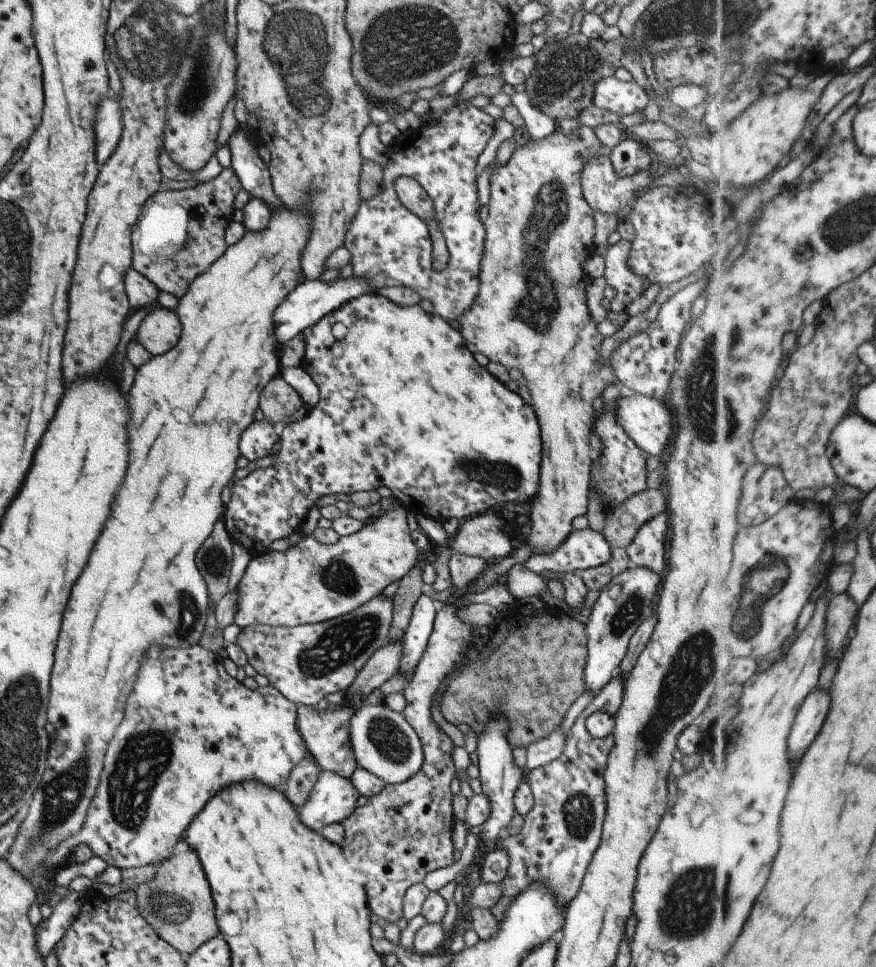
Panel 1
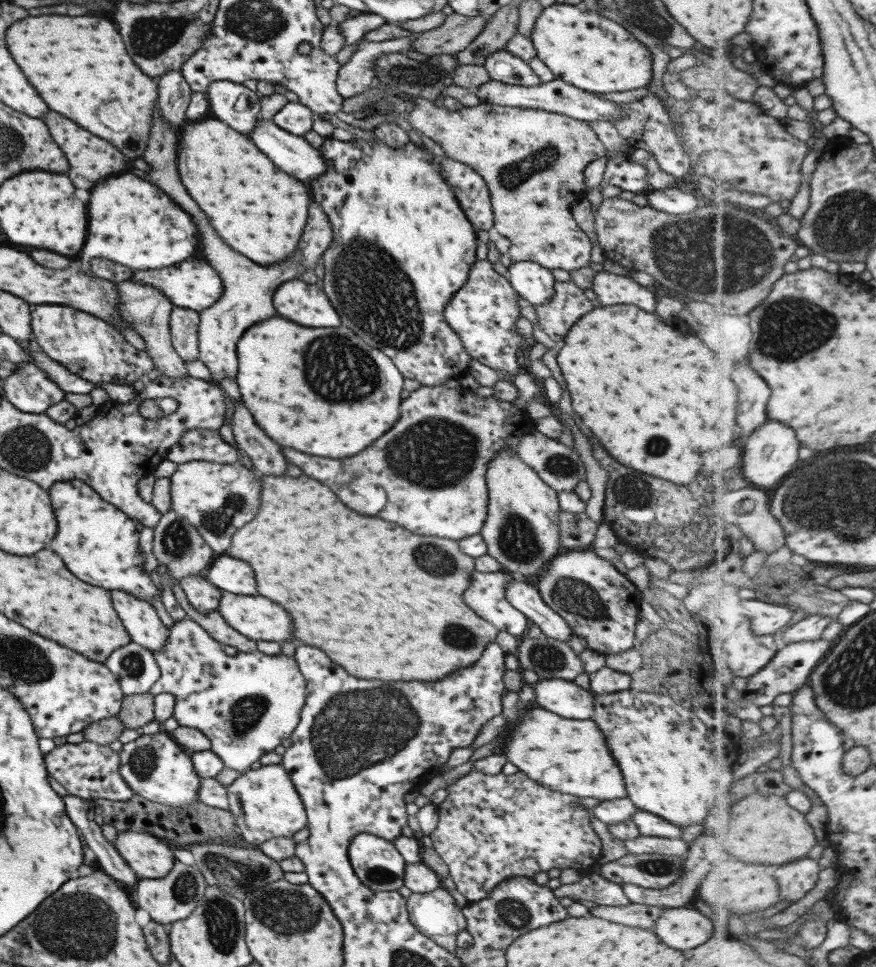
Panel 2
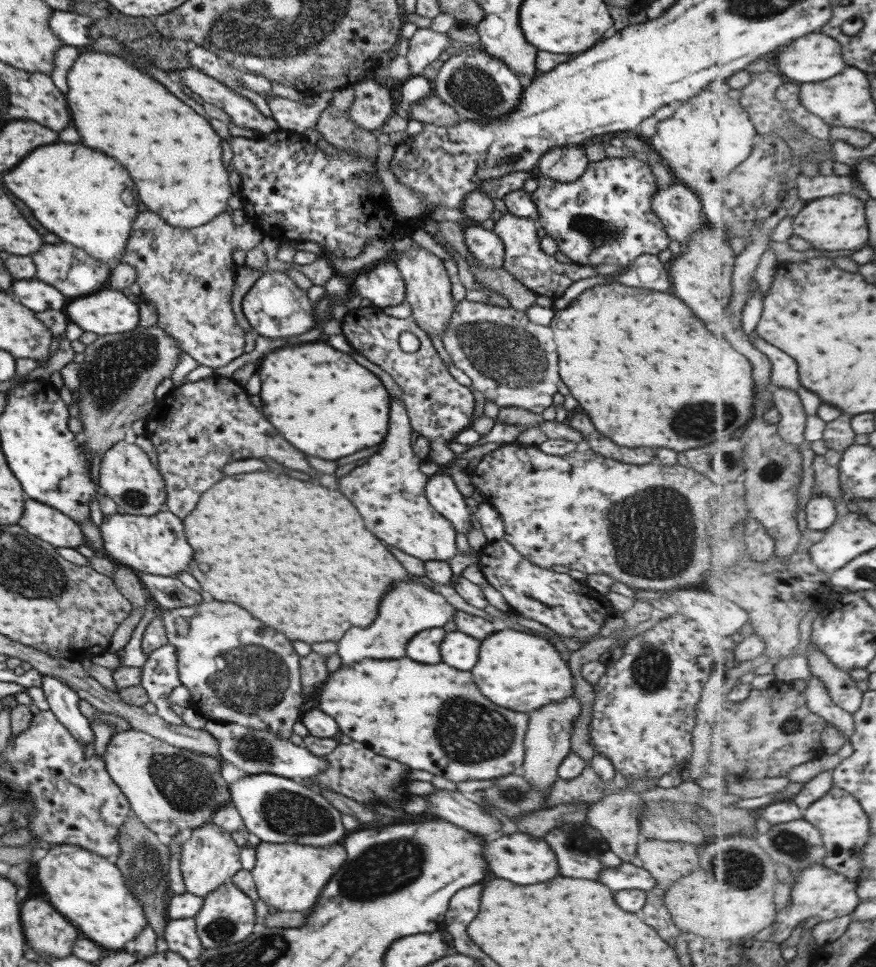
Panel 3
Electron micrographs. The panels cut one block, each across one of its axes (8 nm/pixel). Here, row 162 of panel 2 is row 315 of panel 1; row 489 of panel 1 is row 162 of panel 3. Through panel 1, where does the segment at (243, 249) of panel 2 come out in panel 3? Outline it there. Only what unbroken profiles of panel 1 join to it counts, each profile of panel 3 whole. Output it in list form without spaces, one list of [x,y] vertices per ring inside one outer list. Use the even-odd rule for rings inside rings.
[[[92,51],[81,54],[67,72],[67,86],[69,92],[65,98],[81,142],[119,160],[119,164],[127,168],[139,200],[147,206],[147,210],[161,216],[167,224],[179,228],[198,227],[225,213],[227,200],[232,193],[227,168],[221,162],[221,140],[203,116],[193,112],[155,80],[143,76],[108,53]]]

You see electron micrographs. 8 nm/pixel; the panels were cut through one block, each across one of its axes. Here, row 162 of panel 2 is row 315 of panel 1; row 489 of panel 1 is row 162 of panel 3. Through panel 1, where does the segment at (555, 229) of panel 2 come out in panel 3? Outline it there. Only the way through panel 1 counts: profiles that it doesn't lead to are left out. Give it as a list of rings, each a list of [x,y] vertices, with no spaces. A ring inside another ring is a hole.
[[[578,146],[555,147],[544,152],[537,160],[537,170],[543,177],[567,183],[578,180],[588,160]]]

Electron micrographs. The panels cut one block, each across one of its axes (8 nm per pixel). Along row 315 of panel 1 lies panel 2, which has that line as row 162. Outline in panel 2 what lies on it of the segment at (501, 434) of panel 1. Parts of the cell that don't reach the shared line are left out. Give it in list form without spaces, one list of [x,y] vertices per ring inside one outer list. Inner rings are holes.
[[[329,137],[323,140],[317,151],[319,151],[321,158],[325,159],[327,168],[325,168],[325,172],[319,174],[317,179],[307,181],[307,184],[311,188],[311,198],[321,206],[321,210],[329,218],[329,225],[333,230],[333,240],[331,240],[329,248],[323,252],[323,256],[321,256],[323,258],[323,270],[325,270],[321,288],[327,294],[327,298],[329,298],[331,306],[335,308],[337,316],[341,318],[341,324],[345,324],[353,334],[357,334],[371,348],[379,348],[398,368],[403,379],[409,378],[409,380],[419,382],[421,386],[434,387],[443,385],[445,380],[458,379],[461,375],[466,374],[467,366],[469,366],[469,361],[472,358],[465,352],[459,337],[445,322],[443,308],[451,300],[451,296],[465,284],[469,267],[476,259],[475,248],[479,242],[476,237],[476,231],[469,224],[465,214],[463,214],[463,210],[459,208],[453,192],[443,181],[439,162],[433,162],[433,146],[426,142],[420,148],[408,141],[401,148],[389,148],[383,142],[379,142],[378,139],[343,142]]]

